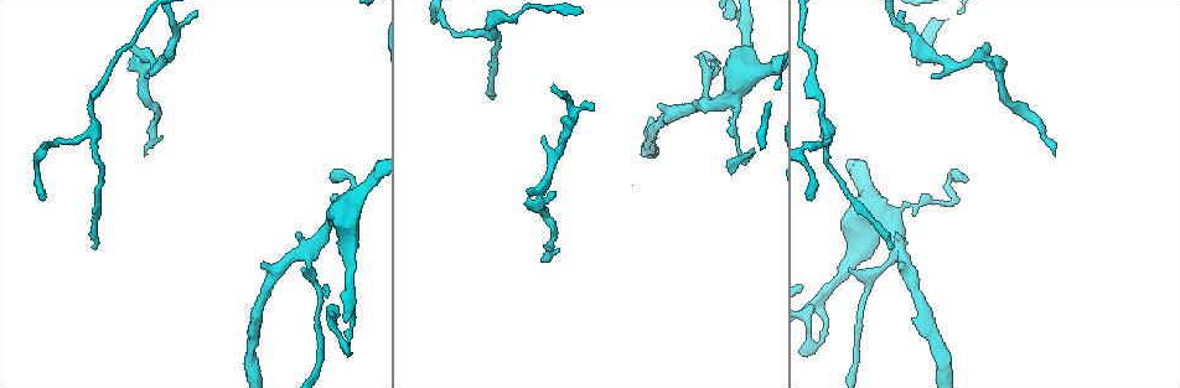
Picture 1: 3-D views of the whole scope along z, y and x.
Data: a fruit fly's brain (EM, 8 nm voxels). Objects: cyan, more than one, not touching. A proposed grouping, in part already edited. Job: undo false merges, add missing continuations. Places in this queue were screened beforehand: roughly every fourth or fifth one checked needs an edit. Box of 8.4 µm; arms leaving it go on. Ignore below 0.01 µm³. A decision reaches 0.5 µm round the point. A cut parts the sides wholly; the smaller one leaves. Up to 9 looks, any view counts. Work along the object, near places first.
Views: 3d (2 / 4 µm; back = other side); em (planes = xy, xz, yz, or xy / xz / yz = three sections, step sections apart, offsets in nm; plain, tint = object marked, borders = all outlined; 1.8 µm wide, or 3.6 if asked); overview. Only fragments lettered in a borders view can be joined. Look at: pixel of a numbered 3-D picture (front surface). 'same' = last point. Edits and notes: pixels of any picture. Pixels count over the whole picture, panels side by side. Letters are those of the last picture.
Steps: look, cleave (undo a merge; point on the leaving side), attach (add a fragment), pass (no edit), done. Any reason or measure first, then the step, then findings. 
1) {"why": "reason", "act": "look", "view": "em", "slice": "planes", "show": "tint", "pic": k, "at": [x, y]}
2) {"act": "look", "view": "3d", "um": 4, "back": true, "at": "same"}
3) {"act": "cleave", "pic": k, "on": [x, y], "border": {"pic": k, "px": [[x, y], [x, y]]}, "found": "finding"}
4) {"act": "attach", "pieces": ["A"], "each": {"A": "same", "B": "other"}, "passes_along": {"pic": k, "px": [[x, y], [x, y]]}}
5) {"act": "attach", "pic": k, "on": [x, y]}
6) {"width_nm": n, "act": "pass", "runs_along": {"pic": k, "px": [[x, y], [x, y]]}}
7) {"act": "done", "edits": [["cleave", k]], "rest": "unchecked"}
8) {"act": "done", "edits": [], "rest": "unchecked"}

{"why": "free end", "act": "look", "view": "3d", "um": 2, "pic": 1, "at": [542, 136]}

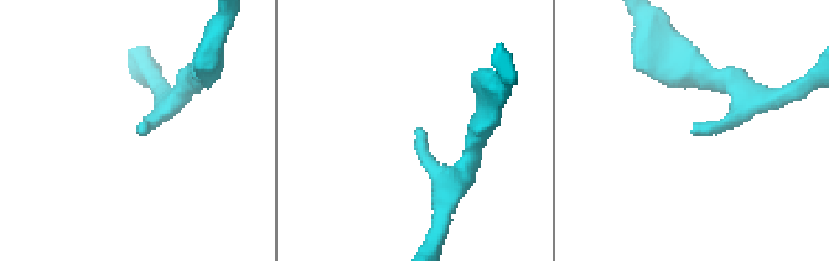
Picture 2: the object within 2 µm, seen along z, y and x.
{"why": "need the tissue", "act": "look", "view": "em", "um": 3.6, "slice": "planes", "show": "borders", "pic": 2, "at": [141, 130]}

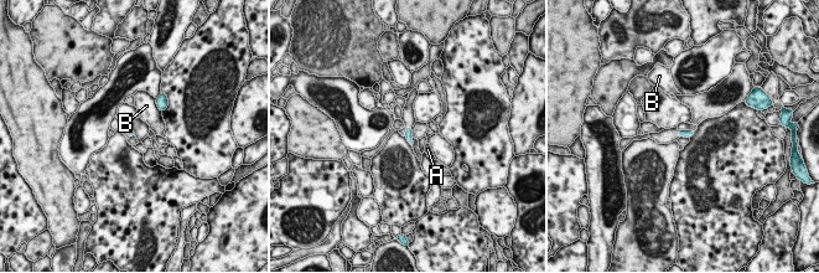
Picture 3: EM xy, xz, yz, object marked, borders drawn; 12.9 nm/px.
{"longest_contact_nm": ["B", 180], "act": "pass", "each": {"A": "other", "B": "other"}, "found": "none of them fits"}

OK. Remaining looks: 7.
{"why": "arms part here", "act": "look", "view": "em", "slice": "yz", "step": 16, "show": "tint", "pic": 1, "at": [491, 32]}

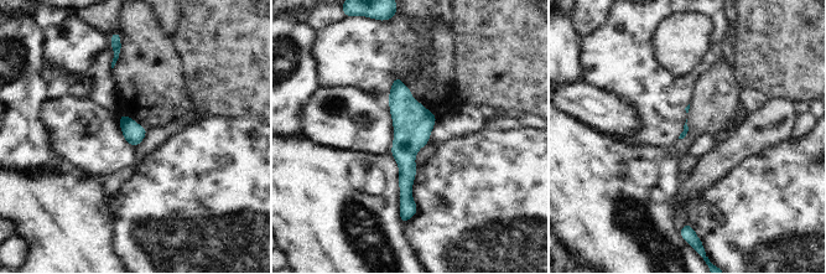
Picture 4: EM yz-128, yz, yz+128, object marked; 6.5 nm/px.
{"act": "look", "view": "em", "slice": "planes", "show": "borders", "at": "same"}

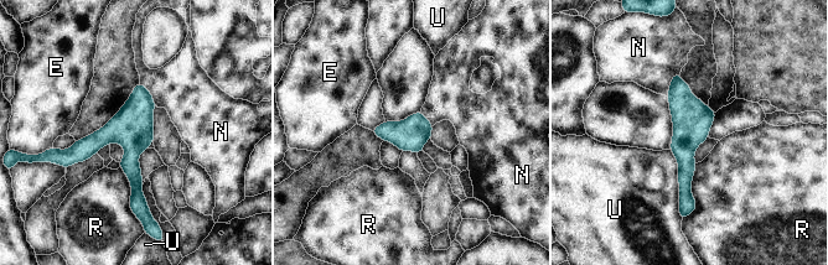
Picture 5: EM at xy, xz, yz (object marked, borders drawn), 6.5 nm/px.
{"act": "pass", "each": {"E": "other", "N": "other", "R": "other", "U": "other"}, "runs_along": {"pic": 5, "px": [[676, 78], [684, 107], [683, 206]]}, "found": "continuous, no second cell"}

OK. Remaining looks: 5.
{"why": "an open end", "act": "look", "view": "em", "slice": "planes", "show": "tint", "pic": 1, "at": [493, 98]}

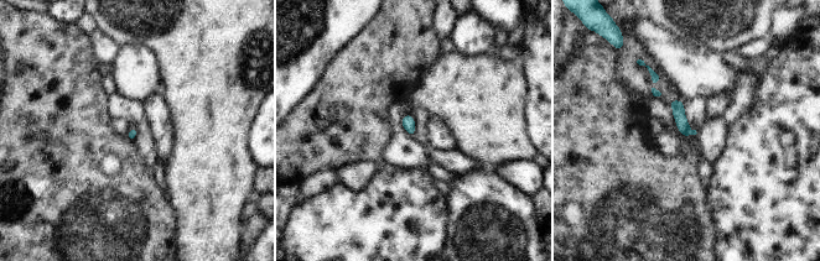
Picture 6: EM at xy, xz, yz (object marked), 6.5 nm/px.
{"why": "see the neighbours", "act": "look", "view": "em", "slice": "planes", "show": "borders", "at": "same"}

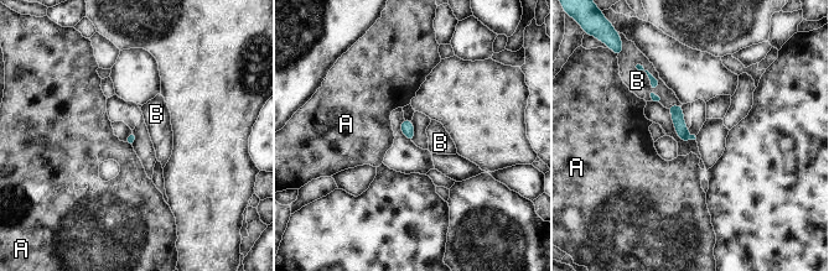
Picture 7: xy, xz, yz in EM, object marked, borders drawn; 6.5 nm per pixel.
{"act": "pass", "each": {"A": "other", "B": "other"}, "border": {"pic": 7, "px": [[124, 142], [131, 146]]}, "found": "no lettered fragment goes on from it"}

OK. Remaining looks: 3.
{"why": "free end", "act": "look", "view": "3d", "um": 4, "pic": 1, "at": [145, 153]}

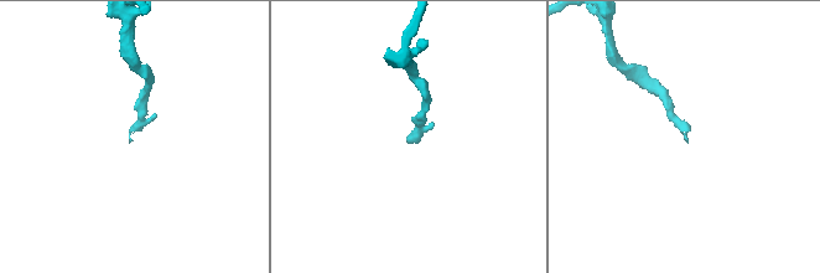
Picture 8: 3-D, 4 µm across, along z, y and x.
{"act": "look", "view": "em", "slice": "planes", "show": "borders", "pic": 8, "at": [688, 141]}

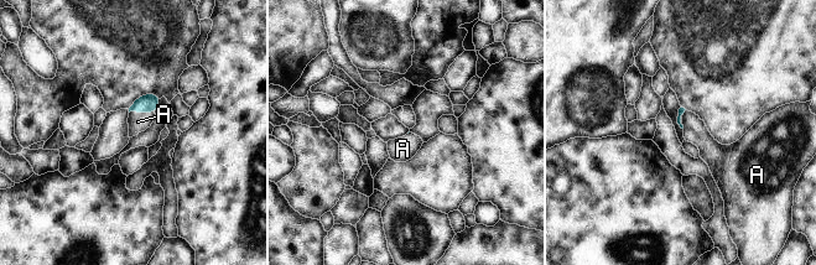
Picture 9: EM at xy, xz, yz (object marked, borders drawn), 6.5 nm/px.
{"longest_contact_nm": ["A", 170], "act": "attach", "pieces": ["A"], "each": {"A": "same"}, "found": "the cell continues"}

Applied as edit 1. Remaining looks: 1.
{"act": "done", "edits": [["attach", 9]], "rest": "unchecked"}

